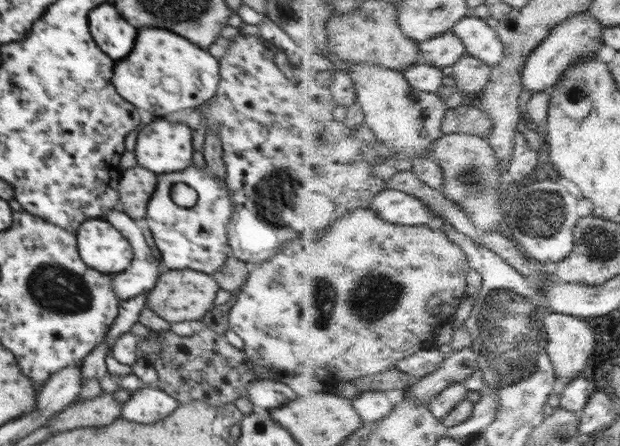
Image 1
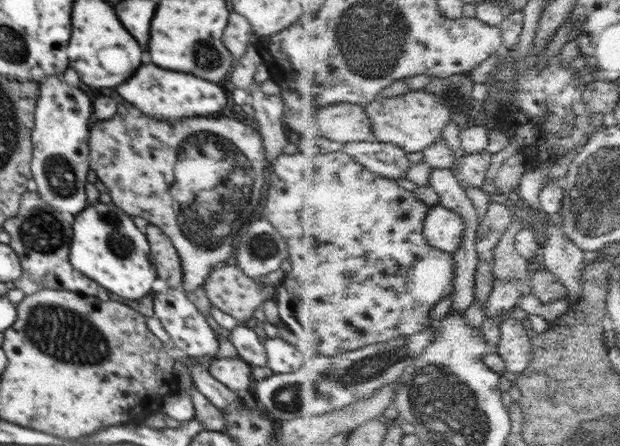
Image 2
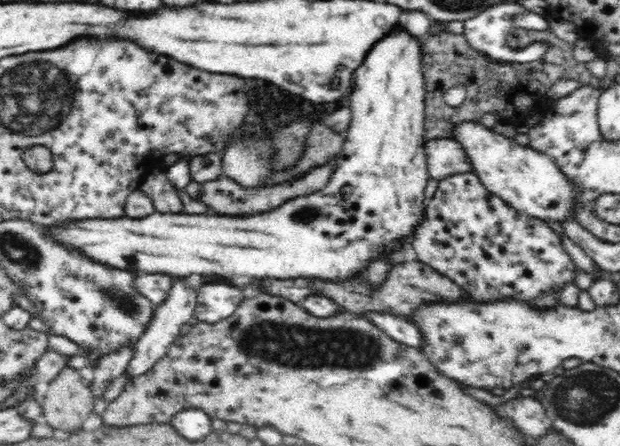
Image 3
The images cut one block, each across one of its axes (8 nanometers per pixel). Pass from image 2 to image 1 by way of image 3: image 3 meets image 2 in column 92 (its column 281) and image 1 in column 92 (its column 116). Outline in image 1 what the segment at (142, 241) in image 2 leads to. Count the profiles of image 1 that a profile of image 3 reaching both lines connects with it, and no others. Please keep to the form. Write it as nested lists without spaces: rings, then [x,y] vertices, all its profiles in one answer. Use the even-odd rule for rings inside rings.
[[[89,218],[74,233],[79,255],[90,268],[110,276],[129,268],[133,248],[126,237],[105,218]]]

